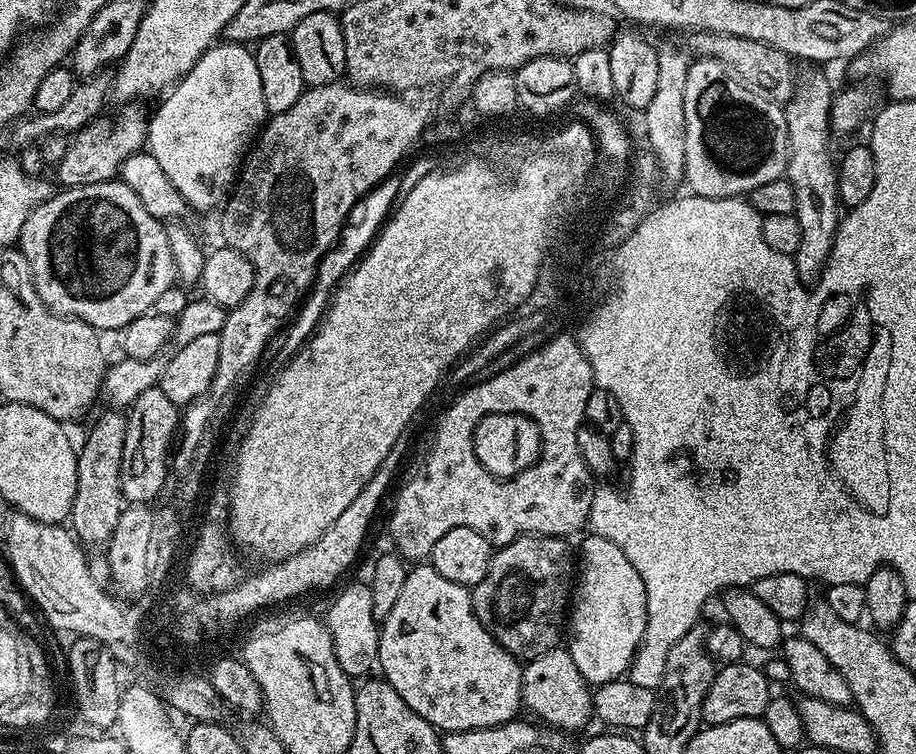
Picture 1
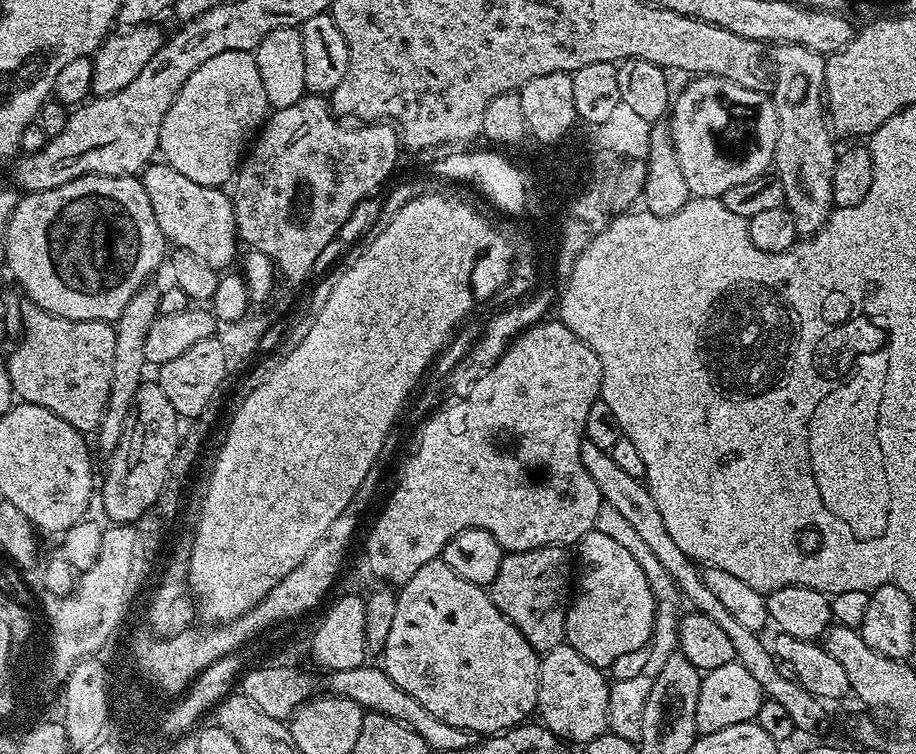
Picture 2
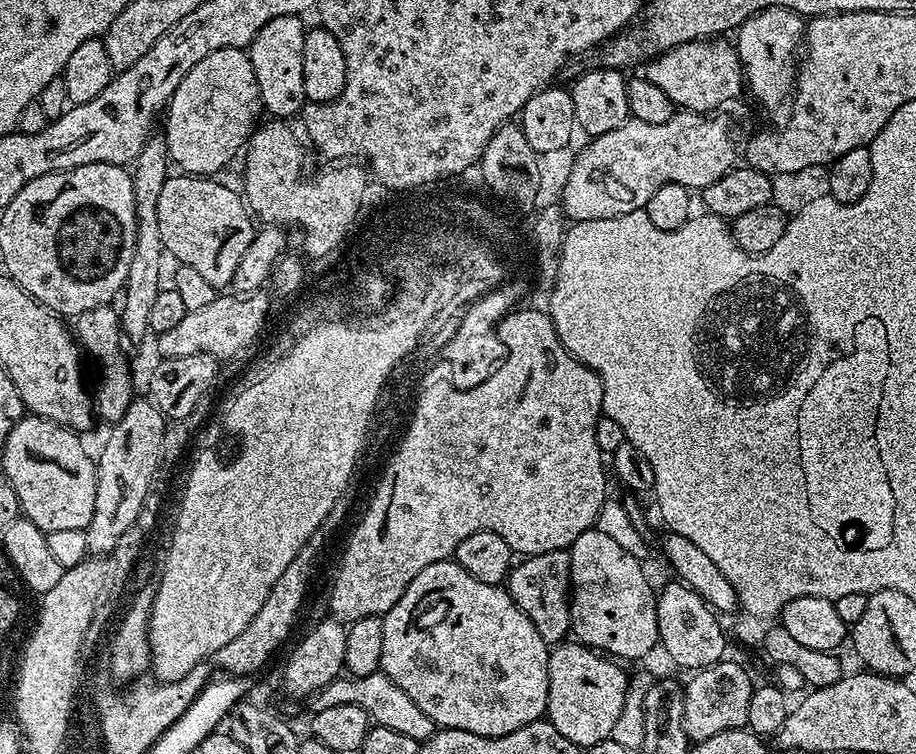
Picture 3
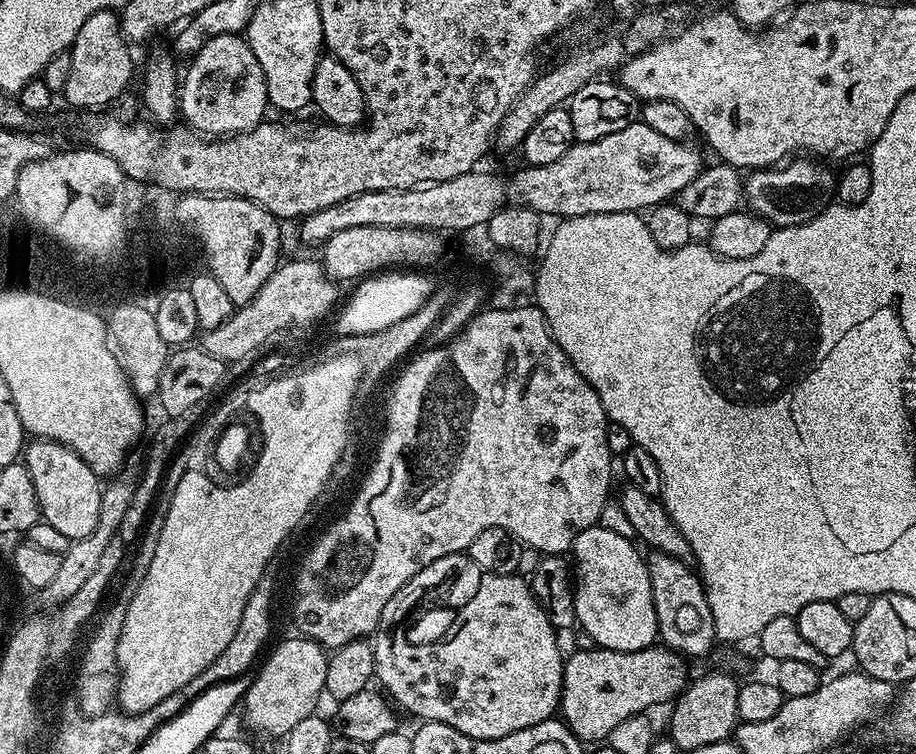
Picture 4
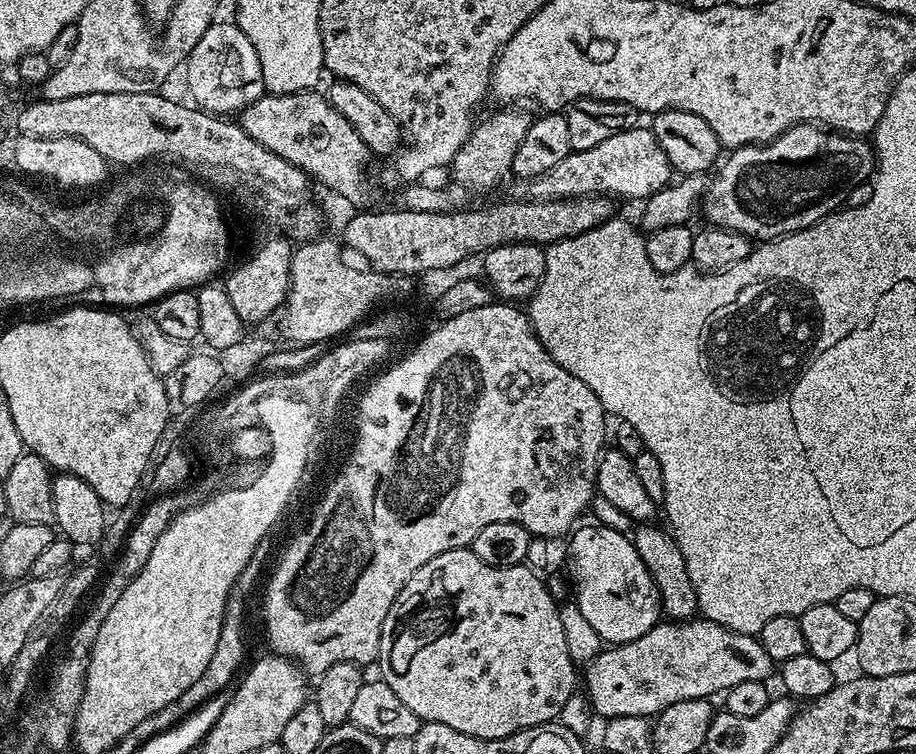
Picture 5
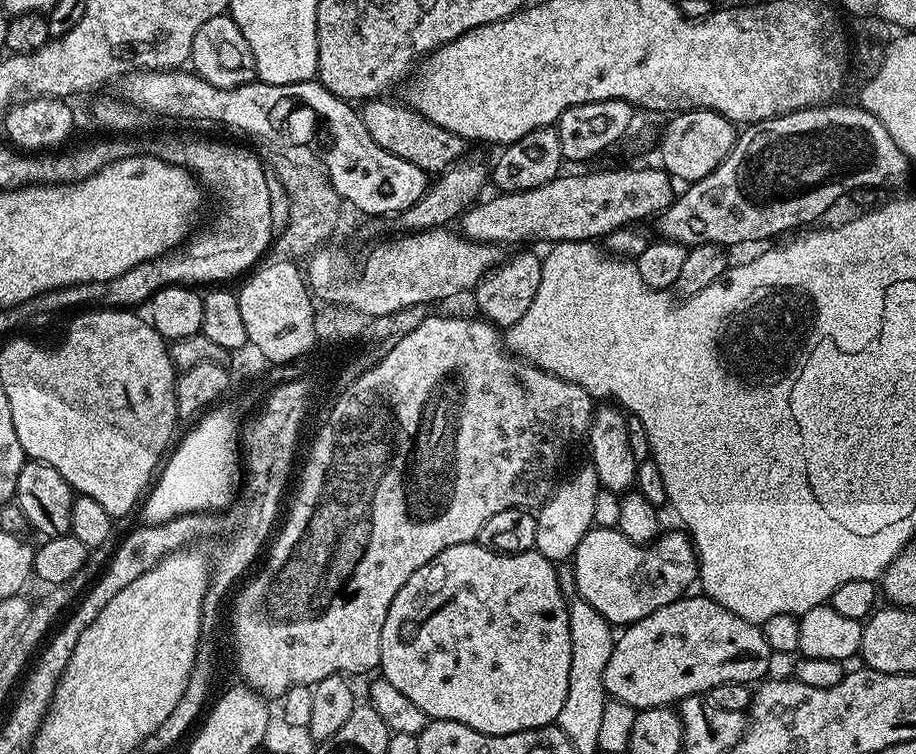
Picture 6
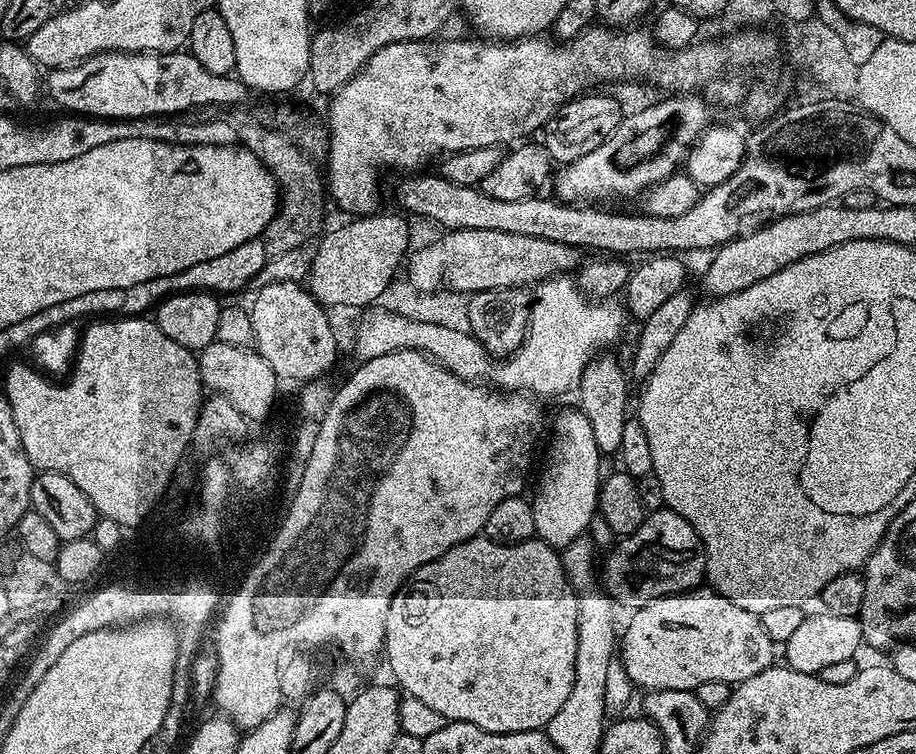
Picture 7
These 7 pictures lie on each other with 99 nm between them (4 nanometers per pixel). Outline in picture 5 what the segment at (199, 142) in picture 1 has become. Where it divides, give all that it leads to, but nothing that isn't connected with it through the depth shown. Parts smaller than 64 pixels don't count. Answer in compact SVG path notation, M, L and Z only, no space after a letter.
M235 22L220 23L210 25L188 55L188 92L192 95L191 103L197 108L213 114L236 114L265 95L262 66L254 46L250 46L250 38L242 34L240 27Z

